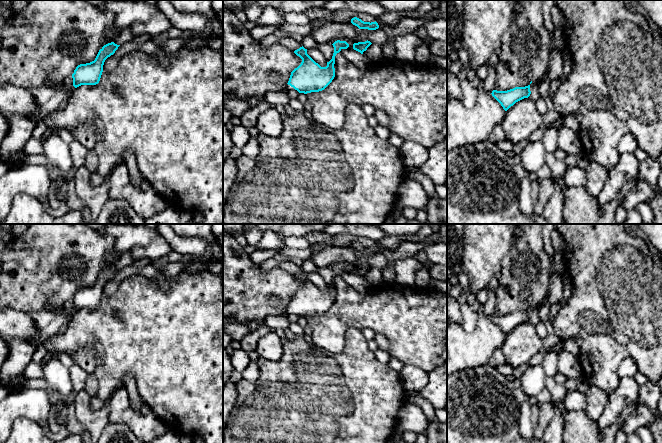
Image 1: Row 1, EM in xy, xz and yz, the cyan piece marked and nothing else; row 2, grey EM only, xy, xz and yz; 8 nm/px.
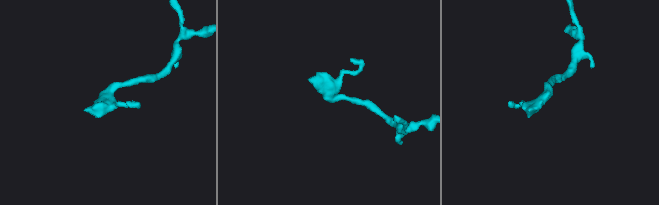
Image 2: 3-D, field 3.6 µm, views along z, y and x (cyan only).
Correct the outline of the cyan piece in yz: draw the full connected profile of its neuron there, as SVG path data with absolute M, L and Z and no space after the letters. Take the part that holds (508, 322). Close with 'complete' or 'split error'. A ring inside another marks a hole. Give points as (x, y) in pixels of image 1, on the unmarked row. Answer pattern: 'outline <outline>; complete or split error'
outline M532 306L525 311L515 311L507 315L493 314L491 318L505 335L524 322L530 321L535 326L540 322L537 306Z; split error

